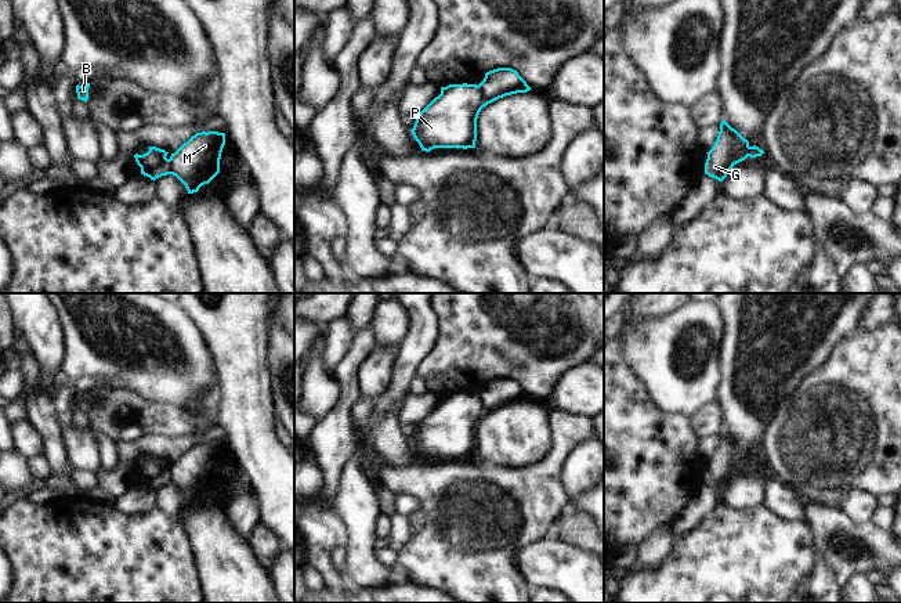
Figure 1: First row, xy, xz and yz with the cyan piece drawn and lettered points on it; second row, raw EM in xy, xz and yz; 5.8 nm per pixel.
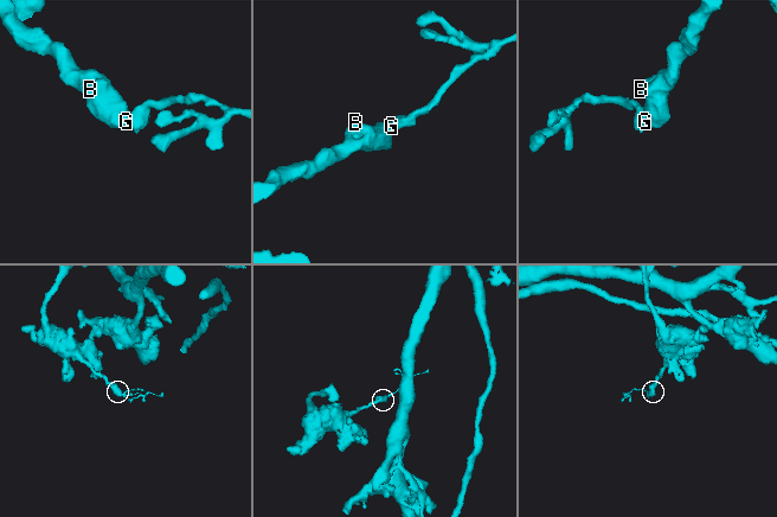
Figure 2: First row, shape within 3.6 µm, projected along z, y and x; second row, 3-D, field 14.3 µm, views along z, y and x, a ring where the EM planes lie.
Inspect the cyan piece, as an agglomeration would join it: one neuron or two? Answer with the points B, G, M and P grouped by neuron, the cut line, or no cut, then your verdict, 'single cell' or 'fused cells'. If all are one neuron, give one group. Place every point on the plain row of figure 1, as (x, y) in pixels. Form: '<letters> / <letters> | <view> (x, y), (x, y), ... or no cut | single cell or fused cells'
B G P / M | xz (477, 396), (488, 412) | fused cells

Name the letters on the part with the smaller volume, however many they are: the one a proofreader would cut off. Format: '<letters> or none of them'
M

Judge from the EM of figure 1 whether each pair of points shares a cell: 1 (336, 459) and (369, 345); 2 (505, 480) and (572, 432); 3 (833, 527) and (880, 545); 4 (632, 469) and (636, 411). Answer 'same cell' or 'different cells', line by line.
1: same cell
2: same cell
3: same cell
4: same cell

